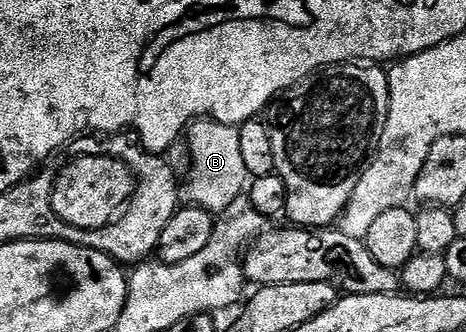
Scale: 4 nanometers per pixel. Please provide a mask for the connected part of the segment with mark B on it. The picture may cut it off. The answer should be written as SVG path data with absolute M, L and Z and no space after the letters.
M196 119L186 130L185 141L191 154L191 167L181 185L182 200L186 204L201 207L212 215L223 213L225 207L233 203L233 199L244 196L249 185L241 156L241 135L238 128L220 121Z

